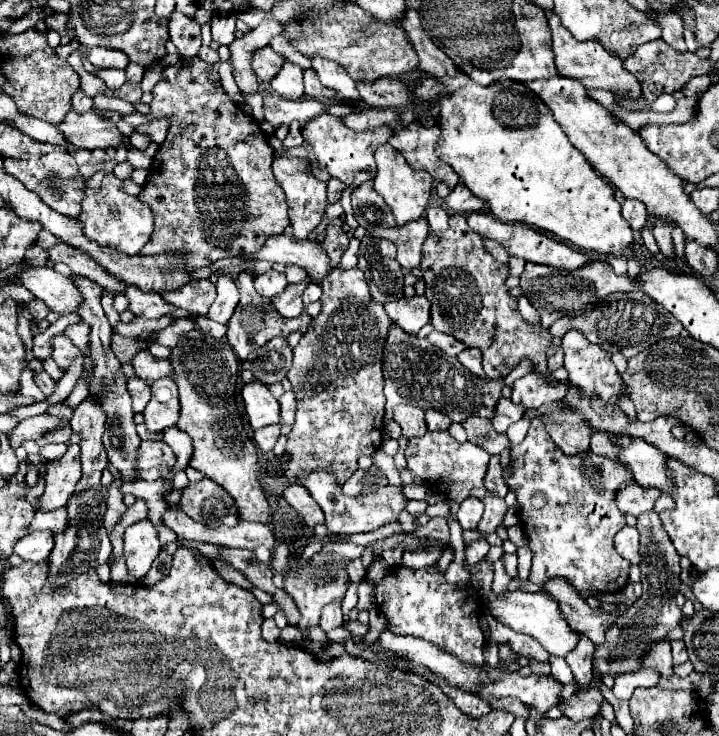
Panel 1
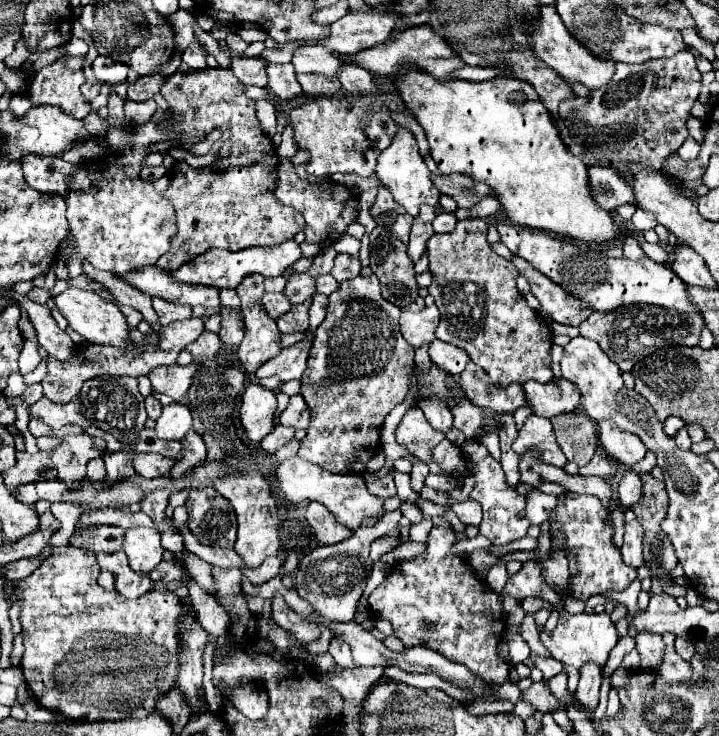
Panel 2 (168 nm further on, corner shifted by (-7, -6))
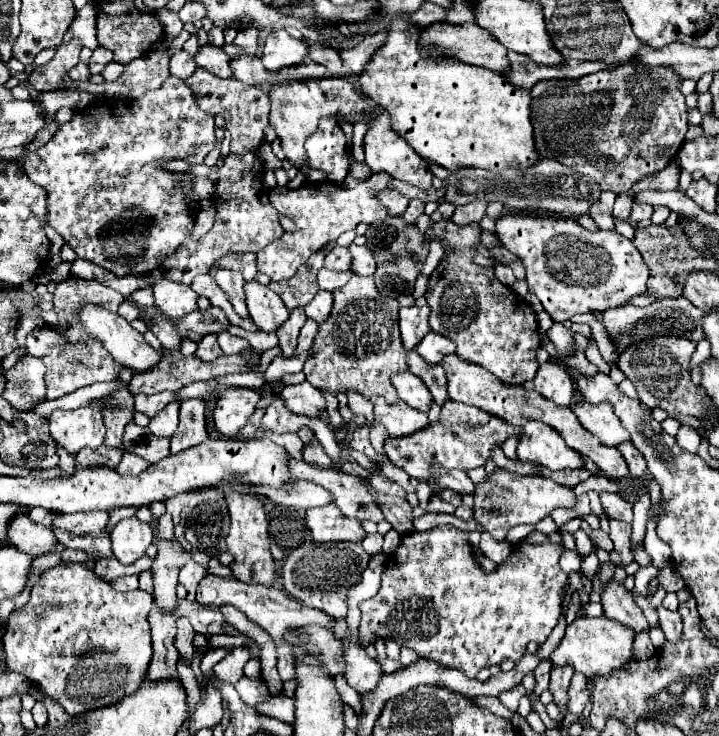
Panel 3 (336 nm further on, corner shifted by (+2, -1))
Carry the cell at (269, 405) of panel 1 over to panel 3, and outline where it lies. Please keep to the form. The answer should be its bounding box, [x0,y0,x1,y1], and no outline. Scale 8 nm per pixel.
[212,388,260,438]

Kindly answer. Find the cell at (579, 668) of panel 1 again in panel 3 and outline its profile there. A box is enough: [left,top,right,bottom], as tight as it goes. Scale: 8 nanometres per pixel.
[568,672,588,714]

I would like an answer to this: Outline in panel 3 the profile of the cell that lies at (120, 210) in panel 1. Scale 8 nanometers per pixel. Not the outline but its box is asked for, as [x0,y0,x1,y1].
[24,76,216,276]

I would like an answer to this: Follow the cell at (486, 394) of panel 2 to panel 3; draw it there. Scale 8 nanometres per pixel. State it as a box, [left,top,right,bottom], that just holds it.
[442,354,628,480]

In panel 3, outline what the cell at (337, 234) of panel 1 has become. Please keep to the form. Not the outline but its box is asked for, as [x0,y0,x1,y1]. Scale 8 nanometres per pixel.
[324,246,352,270]

